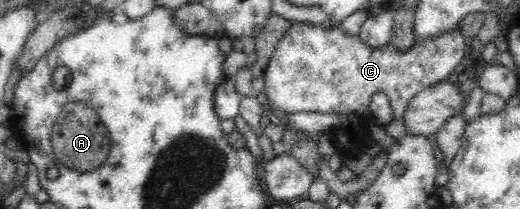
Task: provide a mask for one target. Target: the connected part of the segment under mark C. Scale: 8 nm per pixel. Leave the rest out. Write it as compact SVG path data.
M290 21L290 26L282 33L269 58L263 78L265 79L264 94L273 109L281 109L287 114L299 111L336 114L338 123L333 125L333 129L329 130L328 134L334 136L337 152L341 151L341 155L346 155L354 152L361 153L365 143L372 137L366 123L372 121L370 102L374 94L384 93L391 106L392 119L402 120L411 99L414 99L424 88L447 80L448 75L457 70L460 63L464 61L466 47L465 37L457 27L436 37L415 39L414 44L403 51L393 43L388 43L384 47L368 47L360 39L359 34L348 34L340 24L330 21L328 26L320 26Z

